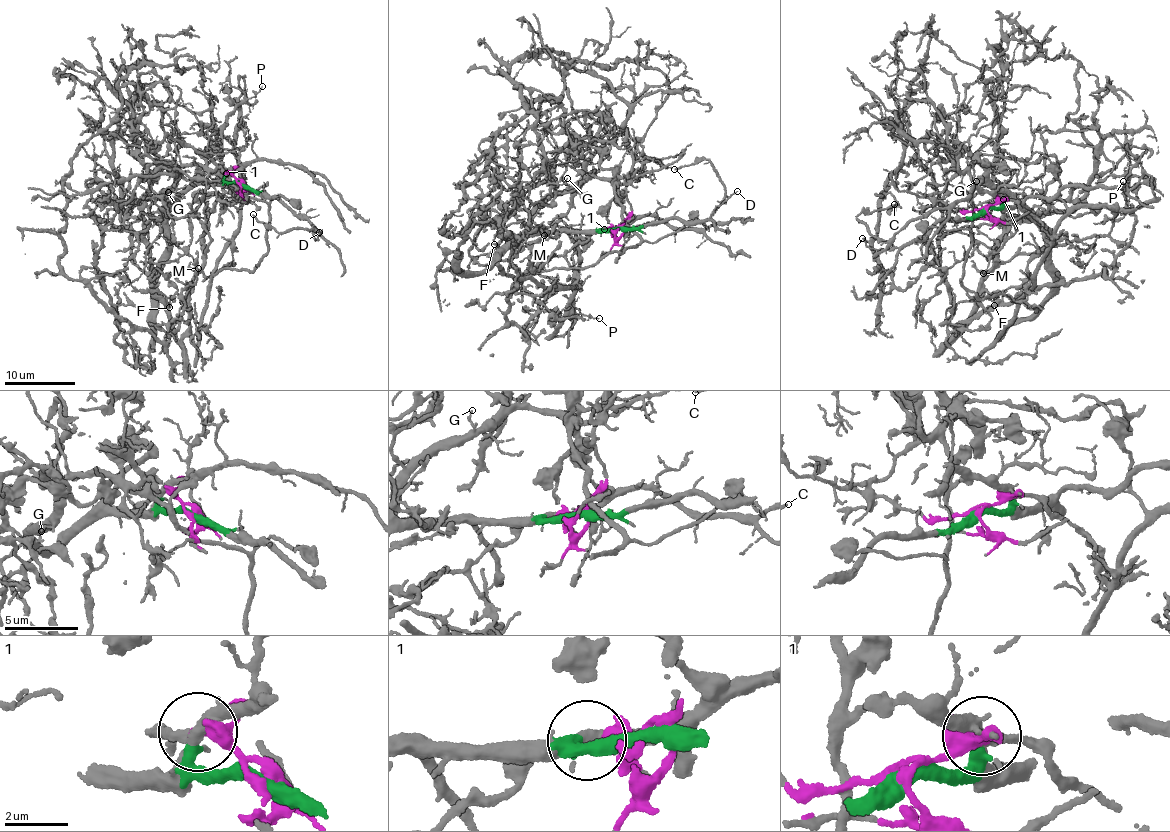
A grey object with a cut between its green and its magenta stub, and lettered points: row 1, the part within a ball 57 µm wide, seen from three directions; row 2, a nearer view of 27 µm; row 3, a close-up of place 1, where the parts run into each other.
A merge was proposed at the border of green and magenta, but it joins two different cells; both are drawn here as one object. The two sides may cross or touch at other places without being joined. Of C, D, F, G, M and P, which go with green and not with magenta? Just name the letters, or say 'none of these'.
C, D, G, P

